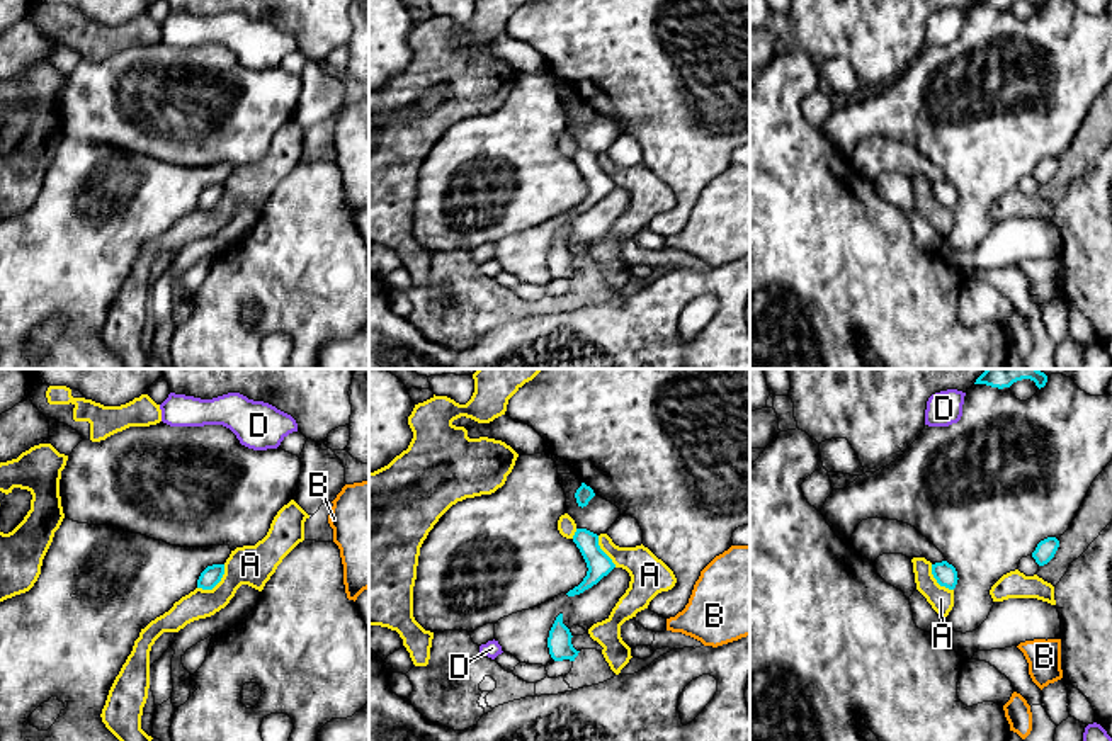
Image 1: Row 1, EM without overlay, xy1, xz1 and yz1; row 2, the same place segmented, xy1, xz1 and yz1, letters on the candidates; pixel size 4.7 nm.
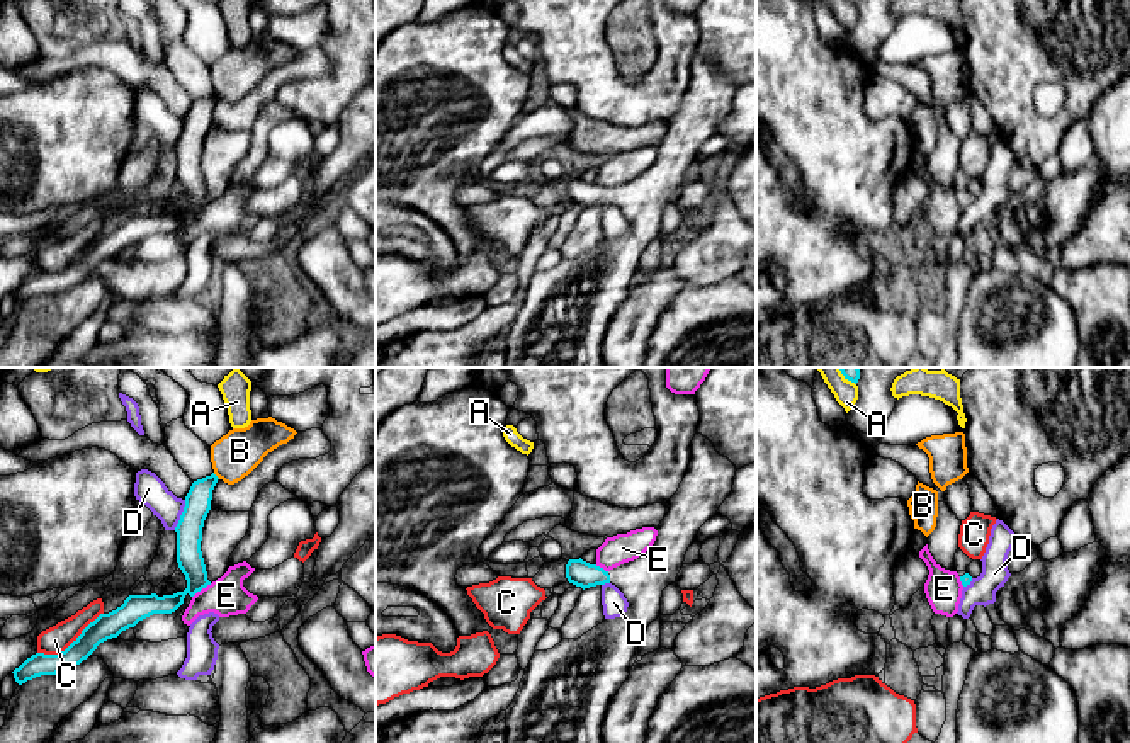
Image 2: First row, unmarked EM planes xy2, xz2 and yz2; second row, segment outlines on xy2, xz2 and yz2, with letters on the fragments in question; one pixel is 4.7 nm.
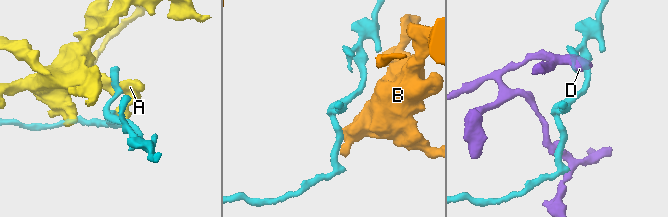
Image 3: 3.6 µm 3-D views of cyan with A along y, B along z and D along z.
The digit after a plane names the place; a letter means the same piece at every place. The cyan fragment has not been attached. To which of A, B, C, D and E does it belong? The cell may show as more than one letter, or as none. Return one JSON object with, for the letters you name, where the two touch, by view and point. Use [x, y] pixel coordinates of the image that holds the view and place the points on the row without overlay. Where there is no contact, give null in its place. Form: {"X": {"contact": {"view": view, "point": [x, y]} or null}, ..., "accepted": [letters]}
{"accepted": []}

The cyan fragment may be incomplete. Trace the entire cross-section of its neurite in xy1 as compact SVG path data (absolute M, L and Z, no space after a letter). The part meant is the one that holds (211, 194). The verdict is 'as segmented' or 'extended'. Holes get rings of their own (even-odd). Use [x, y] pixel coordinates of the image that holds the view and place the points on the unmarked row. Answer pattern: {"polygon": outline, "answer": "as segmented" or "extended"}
{"polygon": "M224 184L207 185L197 199L197 207L213 209L221 201L223 194Z", "answer": "as segmented"}

